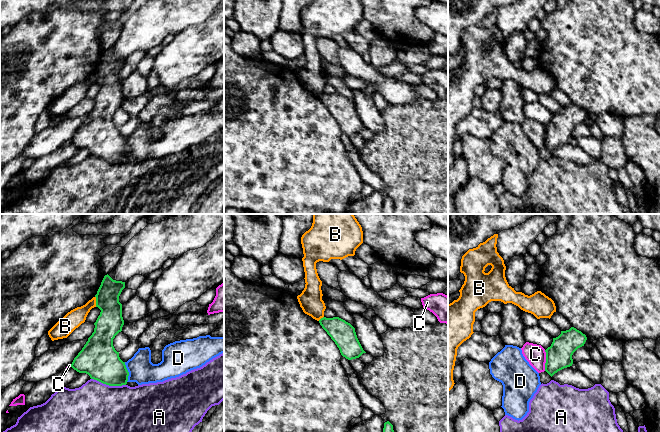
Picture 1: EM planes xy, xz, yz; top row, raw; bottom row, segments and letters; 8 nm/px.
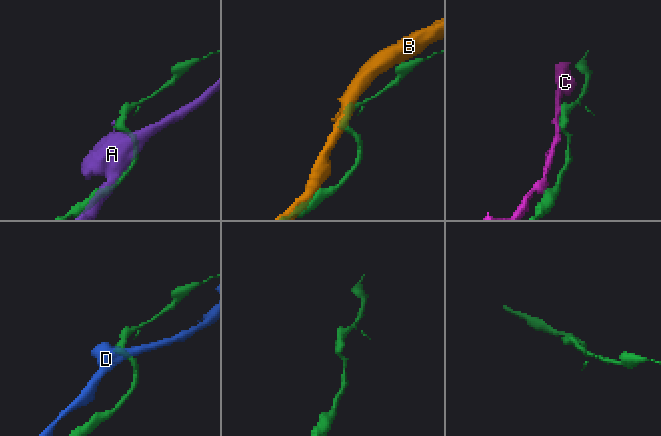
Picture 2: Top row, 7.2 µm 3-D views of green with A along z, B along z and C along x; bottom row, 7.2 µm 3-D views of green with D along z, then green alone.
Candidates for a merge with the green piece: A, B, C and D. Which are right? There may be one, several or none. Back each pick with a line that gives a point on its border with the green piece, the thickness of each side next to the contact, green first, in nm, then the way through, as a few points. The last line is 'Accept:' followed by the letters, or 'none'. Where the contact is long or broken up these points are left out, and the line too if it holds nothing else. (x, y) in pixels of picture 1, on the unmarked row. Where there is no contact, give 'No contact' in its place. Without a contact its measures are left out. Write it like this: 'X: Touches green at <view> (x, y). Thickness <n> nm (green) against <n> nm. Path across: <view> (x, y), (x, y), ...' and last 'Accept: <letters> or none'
Accept: none

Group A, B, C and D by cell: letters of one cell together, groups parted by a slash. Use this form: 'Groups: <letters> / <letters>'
Groups: A / B / C / D

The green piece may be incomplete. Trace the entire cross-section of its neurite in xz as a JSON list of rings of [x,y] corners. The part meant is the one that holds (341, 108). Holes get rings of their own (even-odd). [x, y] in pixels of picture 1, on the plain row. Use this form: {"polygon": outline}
{"polygon": [[[323,93],[319,99],[346,135],[356,135],[366,129],[357,114],[355,104],[350,99],[339,93]]]}

